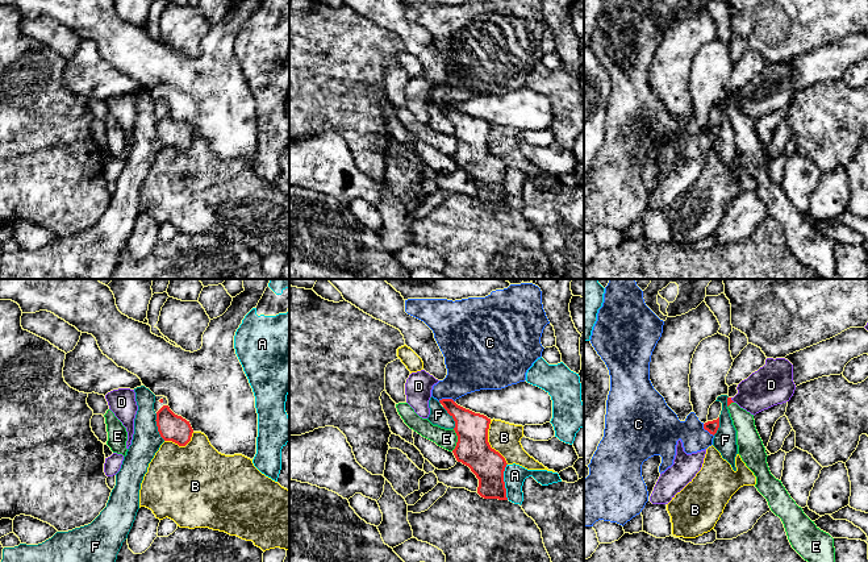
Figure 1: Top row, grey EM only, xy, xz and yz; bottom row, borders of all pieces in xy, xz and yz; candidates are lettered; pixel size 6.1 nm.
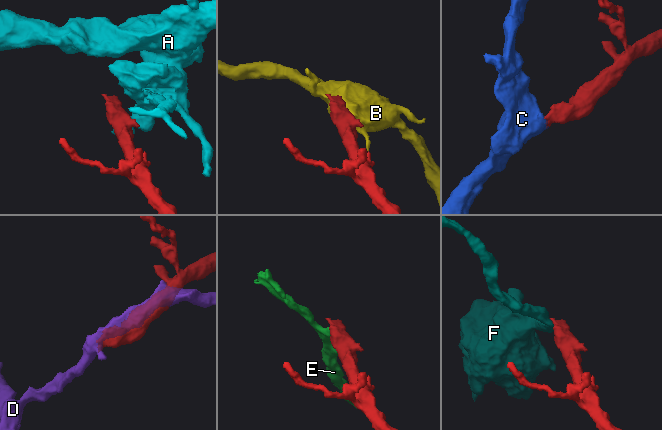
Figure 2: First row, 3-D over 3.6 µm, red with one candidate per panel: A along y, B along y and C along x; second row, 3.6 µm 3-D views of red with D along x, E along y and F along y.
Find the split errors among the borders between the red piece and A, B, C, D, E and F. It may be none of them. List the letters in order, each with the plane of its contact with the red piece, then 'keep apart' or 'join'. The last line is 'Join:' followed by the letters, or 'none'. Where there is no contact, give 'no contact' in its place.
A: meets red in xz; keep apart
B: meets red in xz; keep apart
C: meets red in xz; join
D: meets red in yz; keep apart
E: meets red in xz; keep apart
F: meets red in xy; keep apart
Join: C

